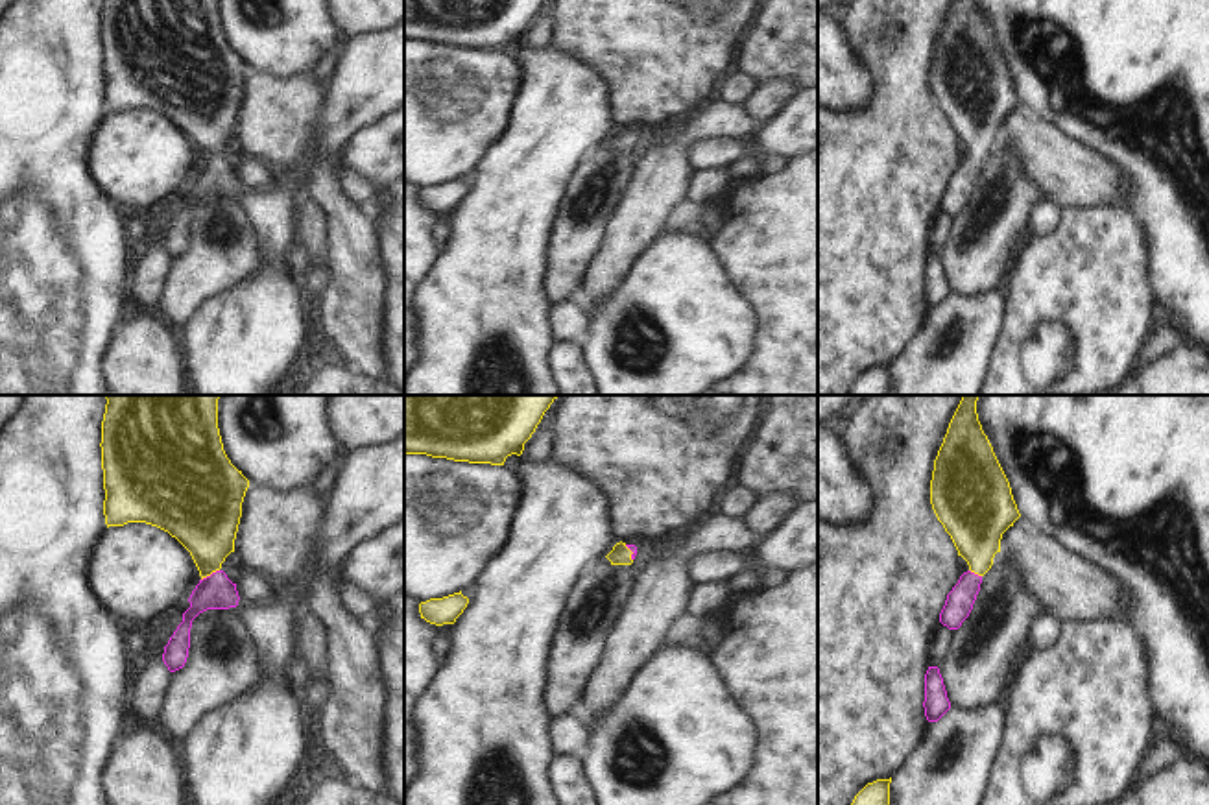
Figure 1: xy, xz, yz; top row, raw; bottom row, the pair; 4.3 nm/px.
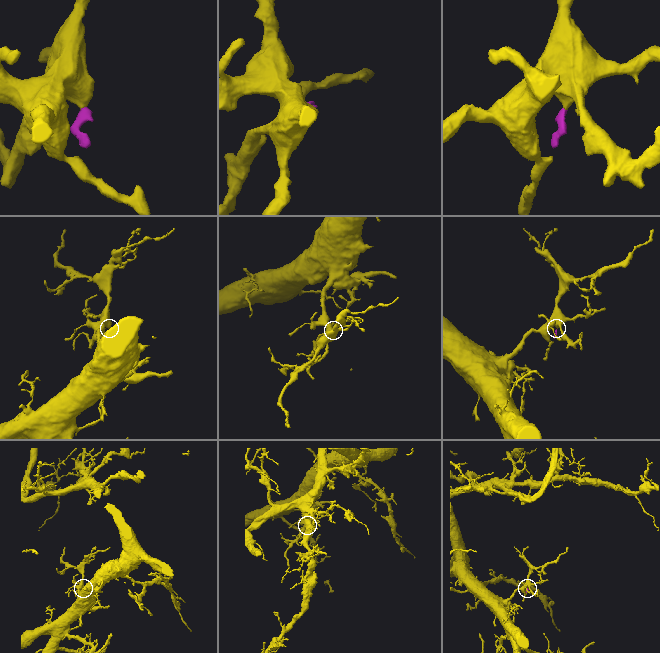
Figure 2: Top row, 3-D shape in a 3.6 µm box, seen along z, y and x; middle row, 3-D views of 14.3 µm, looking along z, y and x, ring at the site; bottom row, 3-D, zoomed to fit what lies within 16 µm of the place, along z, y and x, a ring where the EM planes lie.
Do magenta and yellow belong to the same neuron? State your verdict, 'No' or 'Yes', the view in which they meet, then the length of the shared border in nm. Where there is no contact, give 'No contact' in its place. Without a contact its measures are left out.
Yes. Touches magenta in xy. Shared border 90 nm

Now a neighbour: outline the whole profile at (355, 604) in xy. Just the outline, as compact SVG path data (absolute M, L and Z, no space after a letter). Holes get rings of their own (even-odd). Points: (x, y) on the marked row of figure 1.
M347 582L341 583L340 602L343 611L354 620L364 620L371 609L371 602Z

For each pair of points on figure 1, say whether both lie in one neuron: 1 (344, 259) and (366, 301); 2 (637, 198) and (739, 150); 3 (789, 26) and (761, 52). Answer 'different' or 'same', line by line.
1: same
2: different
3: same

